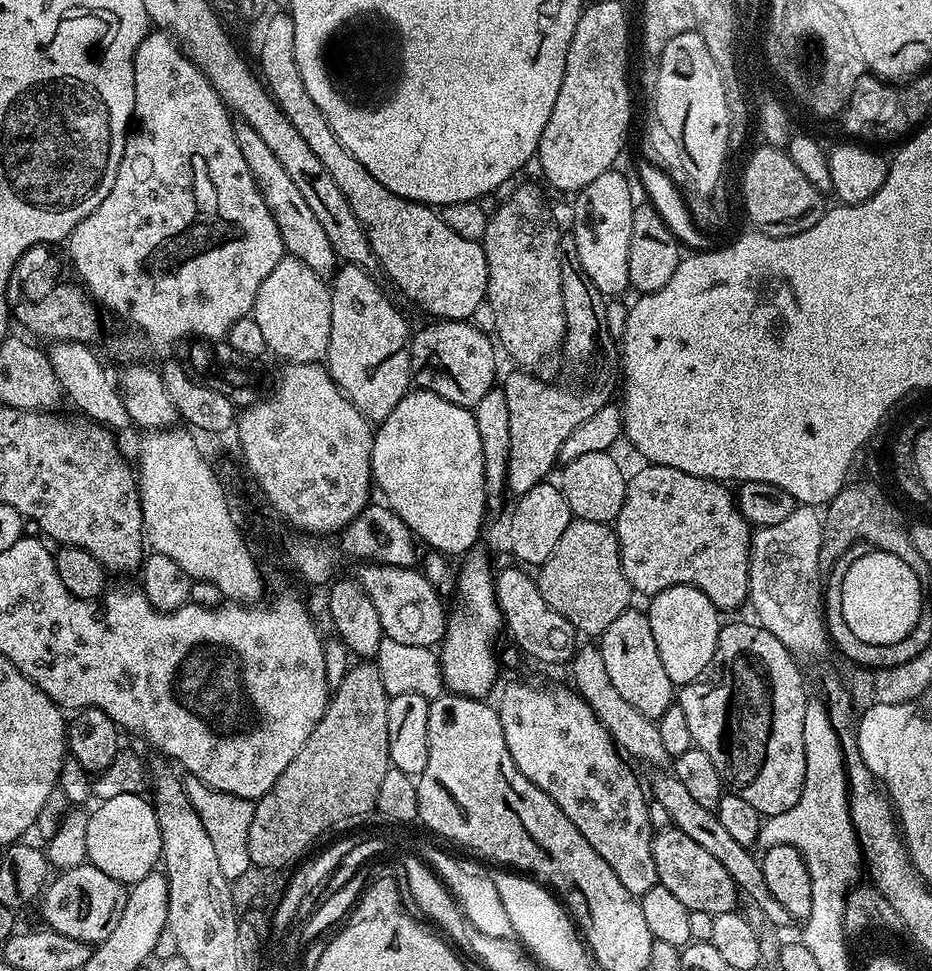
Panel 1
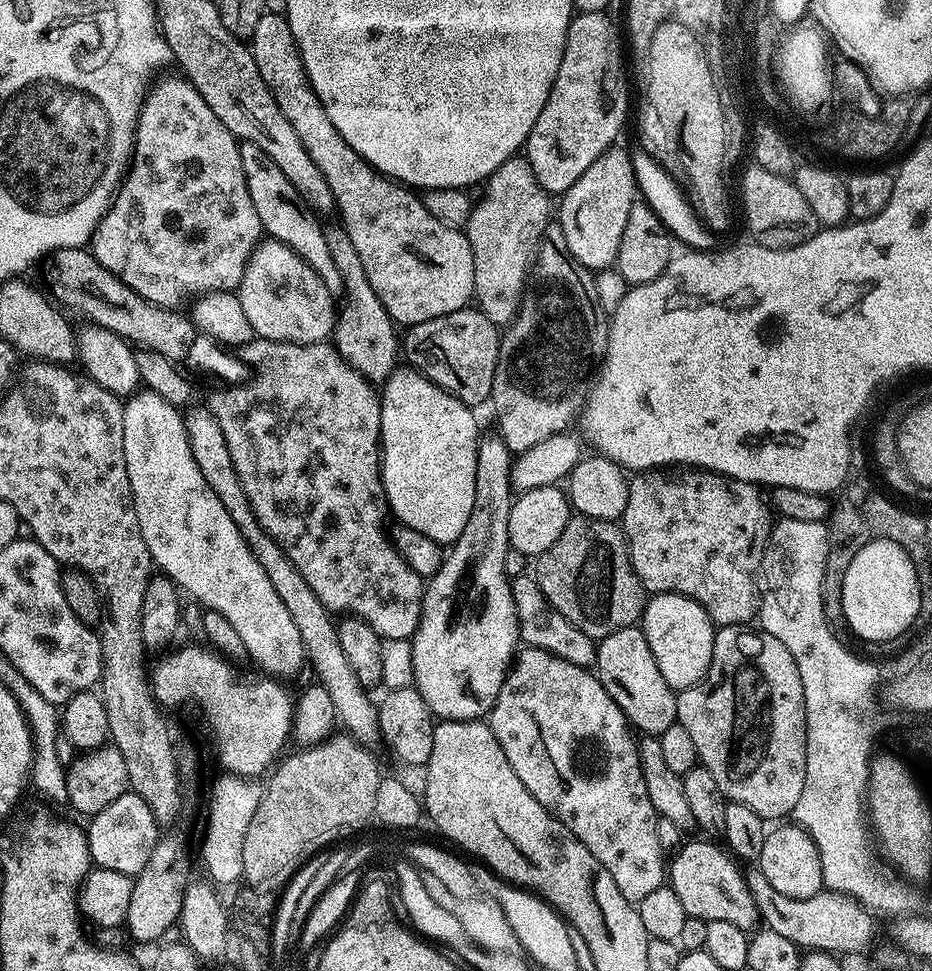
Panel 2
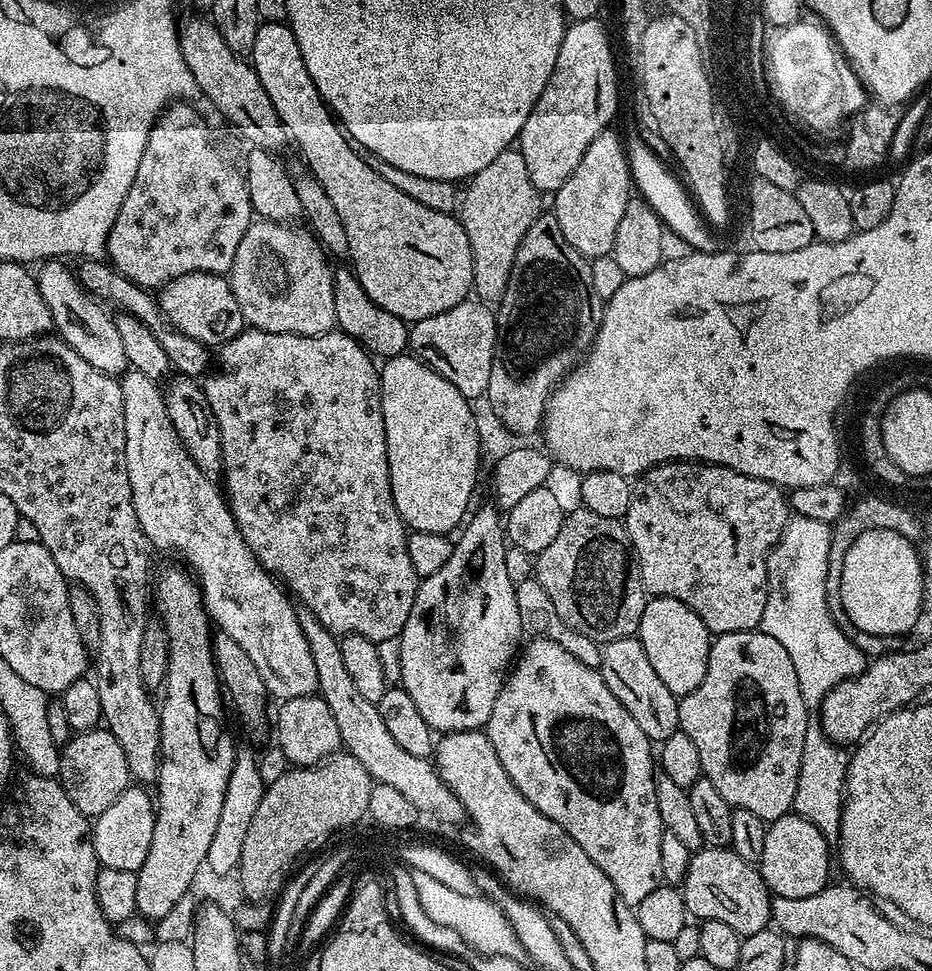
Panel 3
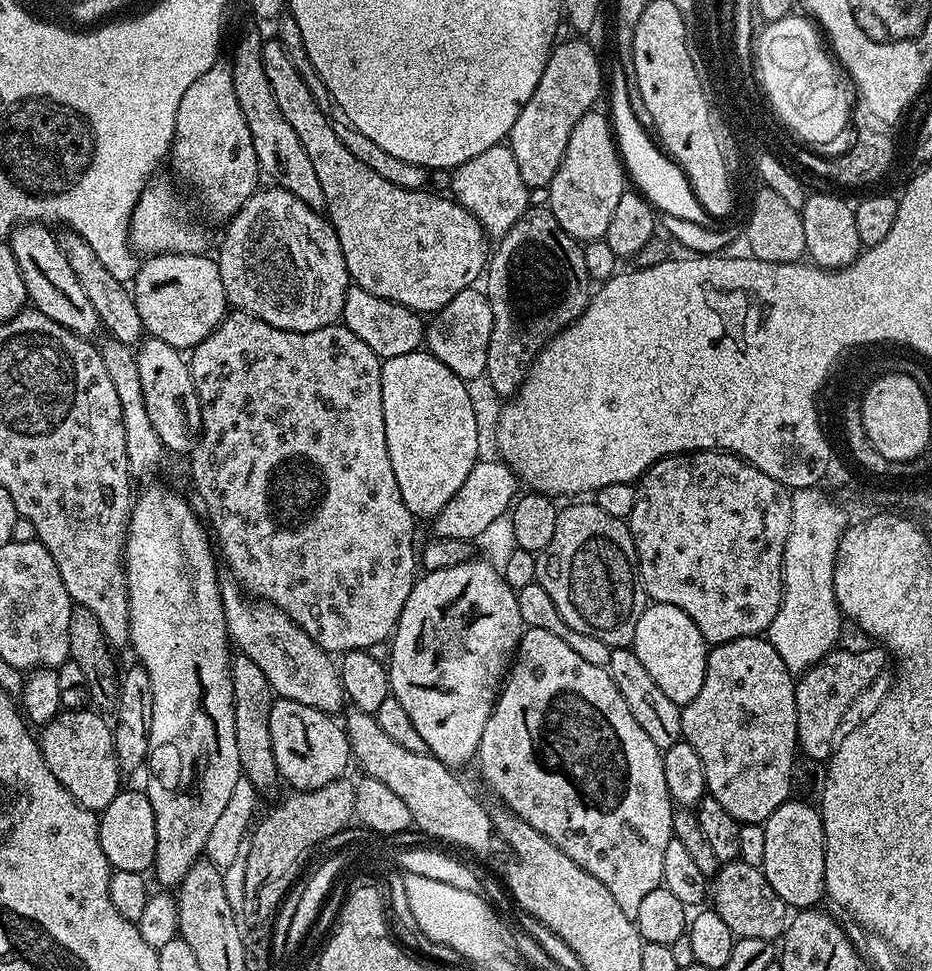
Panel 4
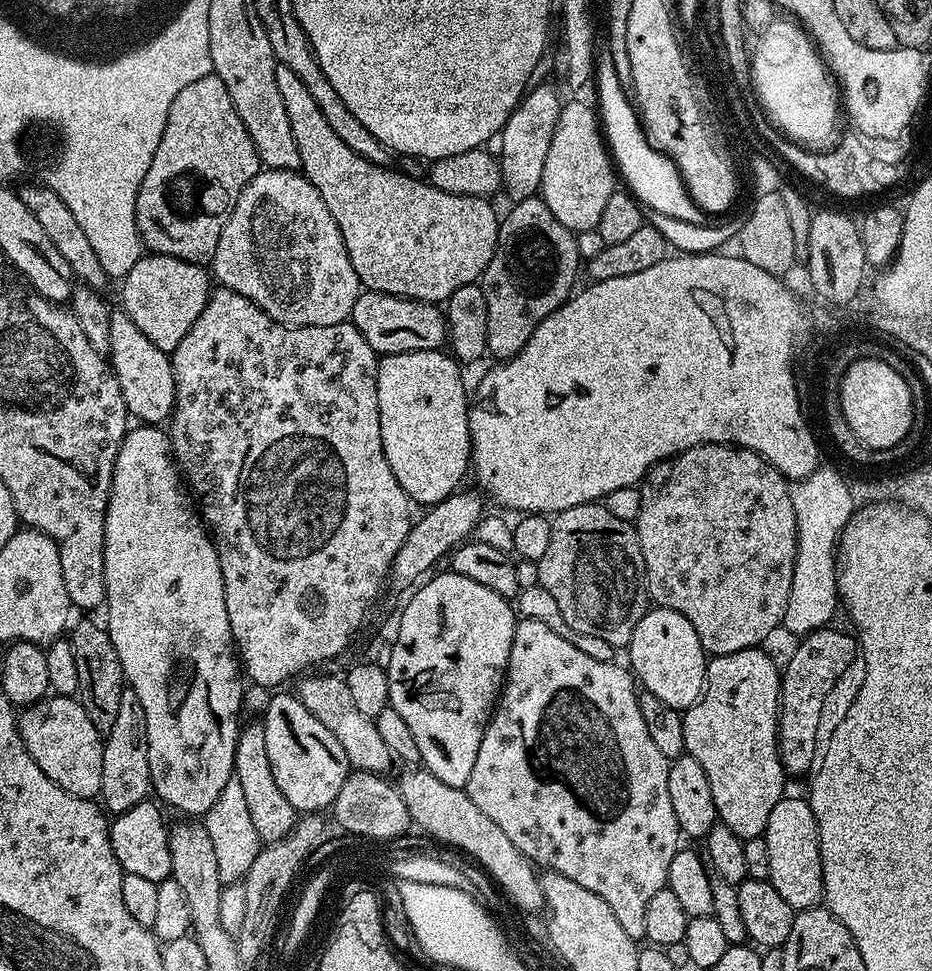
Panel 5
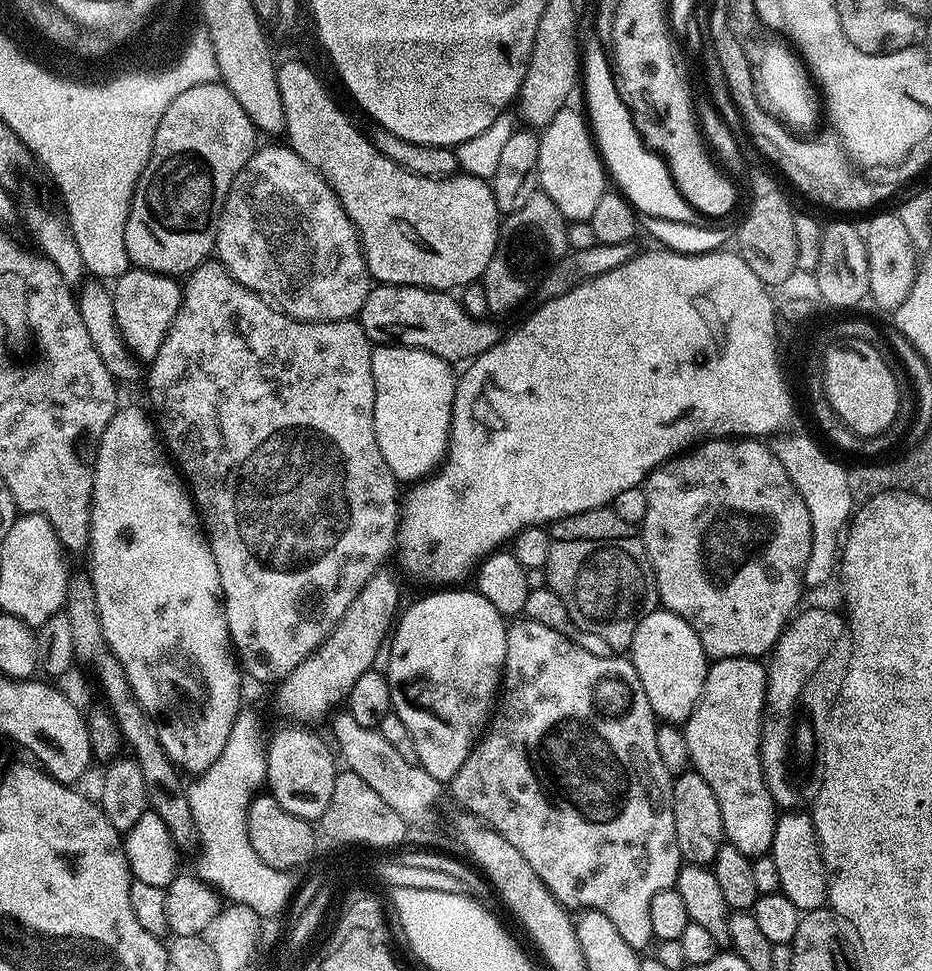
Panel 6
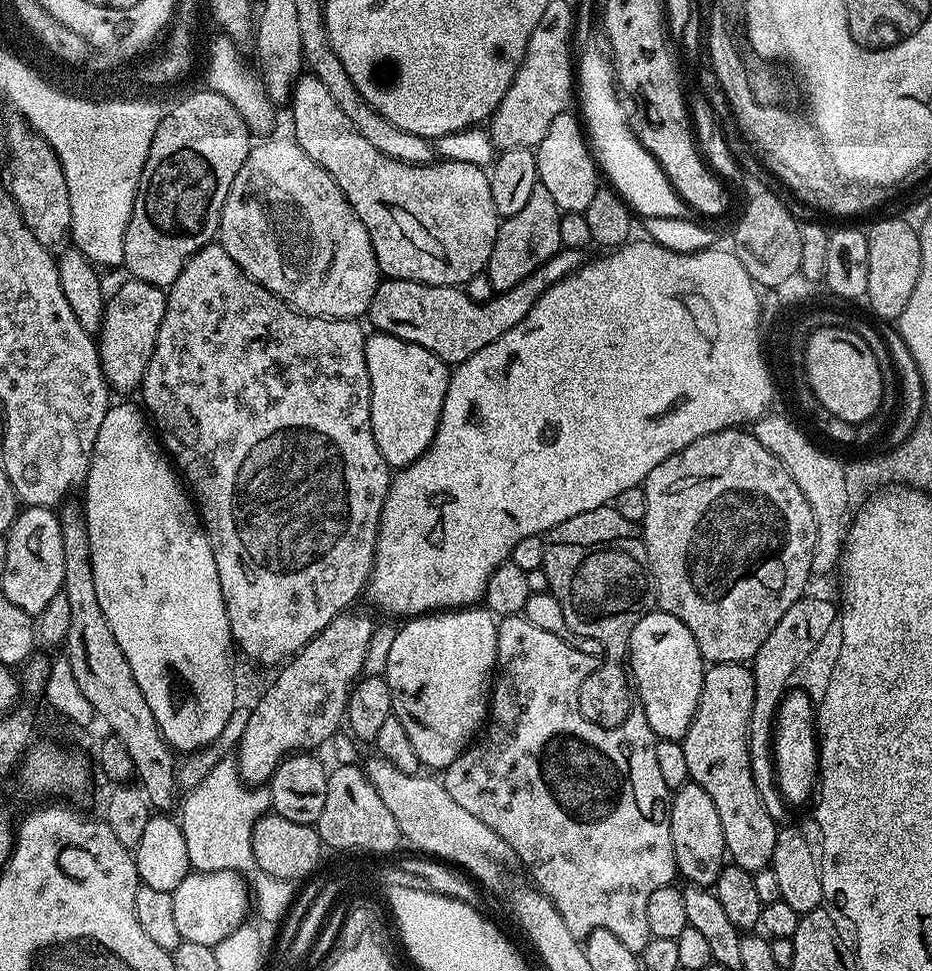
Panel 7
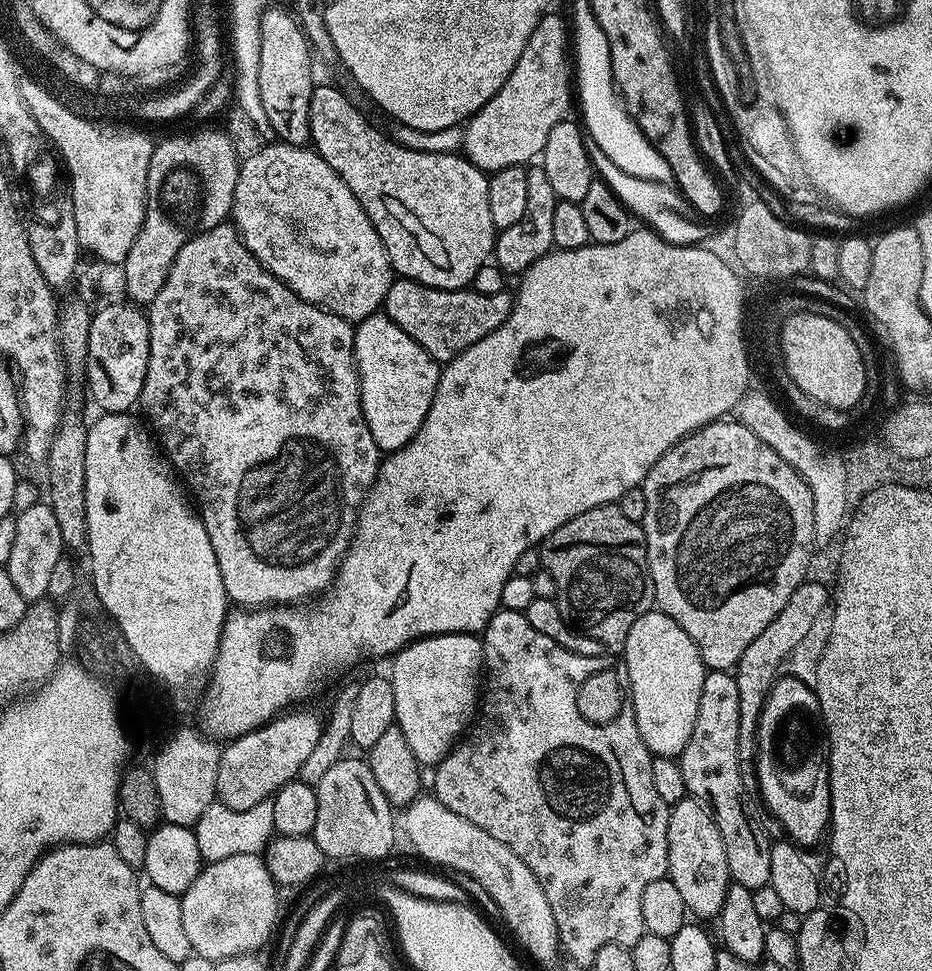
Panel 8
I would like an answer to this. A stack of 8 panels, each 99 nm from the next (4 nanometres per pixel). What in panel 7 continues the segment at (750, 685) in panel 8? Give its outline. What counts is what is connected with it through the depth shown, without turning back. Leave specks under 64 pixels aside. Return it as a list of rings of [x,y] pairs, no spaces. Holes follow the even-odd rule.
[[[805,594],[798,602],[794,602],[794,606],[790,606],[790,610],[786,610],[786,614],[782,614],[778,626],[770,630],[770,638],[766,638],[762,646],[758,646],[758,654],[750,661],[754,678],[754,710],[750,710],[748,749],[750,770],[757,782],[772,782],[776,779],[772,737],[777,708],[792,684],[792,675],[803,666],[804,659],[827,638],[828,631],[833,631],[835,622],[833,604]]]

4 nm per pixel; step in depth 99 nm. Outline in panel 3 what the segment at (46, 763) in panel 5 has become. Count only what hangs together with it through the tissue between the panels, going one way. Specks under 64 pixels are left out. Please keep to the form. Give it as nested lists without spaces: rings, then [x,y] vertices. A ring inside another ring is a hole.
[[[97,726],[88,732],[77,732],[71,737],[60,753],[59,779],[64,785],[66,794],[82,815],[95,818],[102,810],[114,806],[118,794],[130,787],[126,754],[118,746],[118,738],[109,732],[107,727]]]

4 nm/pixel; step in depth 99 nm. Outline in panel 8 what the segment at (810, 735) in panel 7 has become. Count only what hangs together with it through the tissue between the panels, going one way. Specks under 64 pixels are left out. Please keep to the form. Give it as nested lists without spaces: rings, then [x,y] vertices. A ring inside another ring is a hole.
[[[787,674],[781,675],[775,683],[772,684],[771,692],[767,696],[759,718],[759,730],[757,732],[757,747],[759,747],[764,756],[756,756],[756,786],[759,786],[762,794],[761,801],[763,805],[772,804],[771,808],[767,810],[772,816],[780,814],[775,821],[783,827],[786,832],[785,835],[792,840],[793,843],[800,845],[803,848],[811,848],[822,836],[823,832],[827,831],[831,816],[829,812],[824,812],[824,804],[818,810],[818,814],[812,812],[810,804],[804,804],[802,800],[798,800],[796,796],[792,796],[790,792],[786,792],[786,788],[780,784],[778,772],[776,767],[780,764],[780,760],[772,757],[772,734],[773,728],[776,728],[777,722],[783,722],[791,712],[796,710],[814,710],[819,711],[820,703],[817,700],[815,689],[808,683],[808,685]]]

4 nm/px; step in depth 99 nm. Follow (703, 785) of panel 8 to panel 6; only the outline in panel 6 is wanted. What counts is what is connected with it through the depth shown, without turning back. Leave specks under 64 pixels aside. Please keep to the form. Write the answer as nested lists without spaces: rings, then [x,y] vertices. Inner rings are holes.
[[[751,656],[712,660],[700,701],[683,725],[691,767],[714,790],[722,810],[724,839],[750,858],[769,855],[778,809],[766,788],[760,761],[760,731],[764,721],[767,667]]]

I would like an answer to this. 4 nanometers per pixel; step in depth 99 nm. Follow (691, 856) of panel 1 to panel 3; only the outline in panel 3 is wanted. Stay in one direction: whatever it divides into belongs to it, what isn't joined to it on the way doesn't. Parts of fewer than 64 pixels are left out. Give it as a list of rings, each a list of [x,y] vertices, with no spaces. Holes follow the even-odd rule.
[[[709,848],[694,852],[682,885],[689,917],[697,921],[726,922],[741,938],[758,934],[772,924],[772,898],[759,867],[738,858],[731,848]]]

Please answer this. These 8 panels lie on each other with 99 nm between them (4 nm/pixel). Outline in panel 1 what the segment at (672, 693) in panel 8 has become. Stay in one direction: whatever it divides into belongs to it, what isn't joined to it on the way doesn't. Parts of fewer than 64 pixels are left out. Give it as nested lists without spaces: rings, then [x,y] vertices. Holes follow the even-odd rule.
[[[679,584],[662,590],[647,601],[646,611],[650,622],[650,634],[654,634],[654,646],[658,646],[658,658],[670,674],[674,686],[694,682],[708,669],[718,646],[718,634],[722,627],[721,613],[693,584]]]

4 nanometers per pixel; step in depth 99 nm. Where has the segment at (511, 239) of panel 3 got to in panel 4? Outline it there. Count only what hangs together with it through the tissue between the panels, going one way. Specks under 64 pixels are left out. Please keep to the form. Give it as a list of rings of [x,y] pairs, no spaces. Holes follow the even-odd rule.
[[[501,142],[490,146],[490,150],[482,150],[470,162],[462,162],[451,169],[452,192],[456,203],[460,204],[484,227],[484,234],[489,238],[504,236],[518,222],[518,218],[530,207],[530,190],[526,182],[522,182],[522,174],[518,171],[518,162],[507,143]]]

